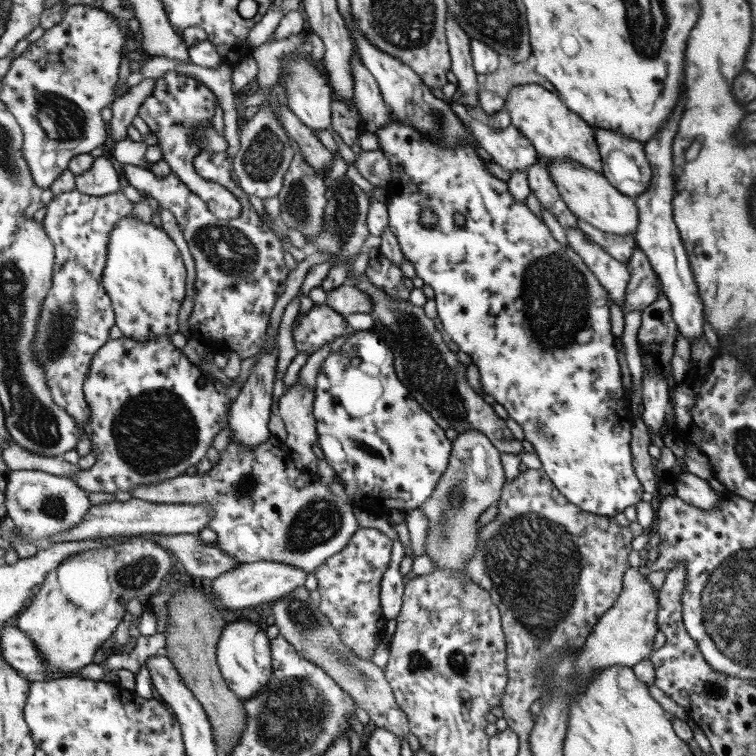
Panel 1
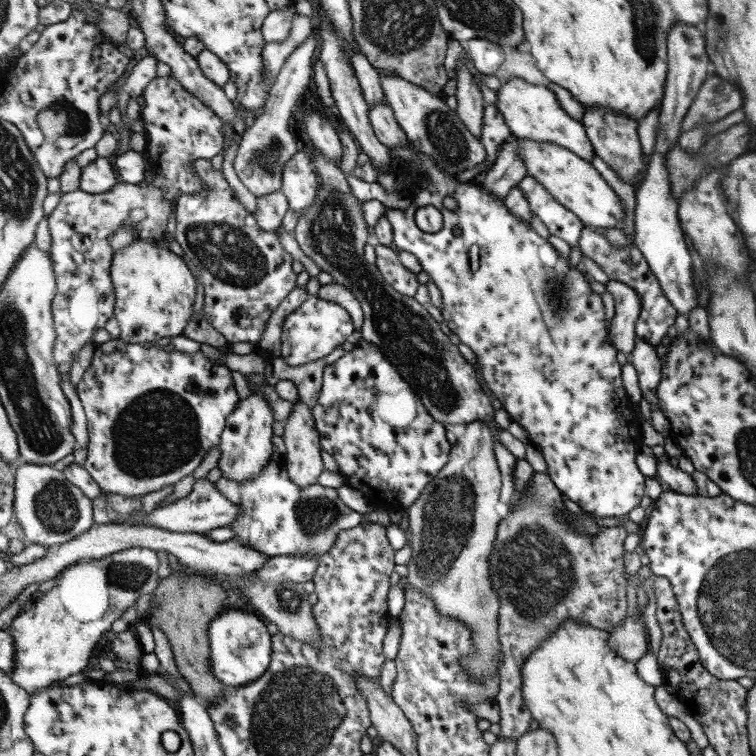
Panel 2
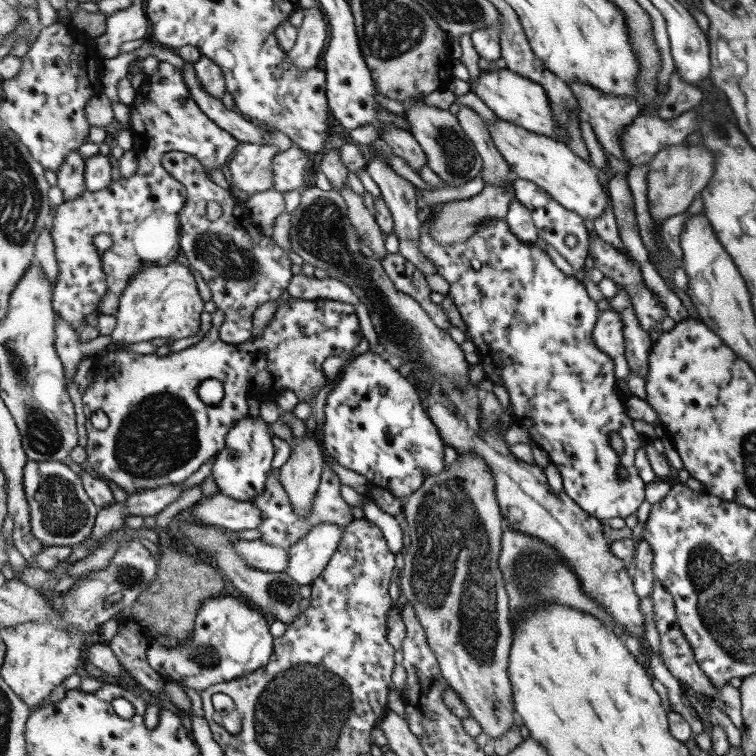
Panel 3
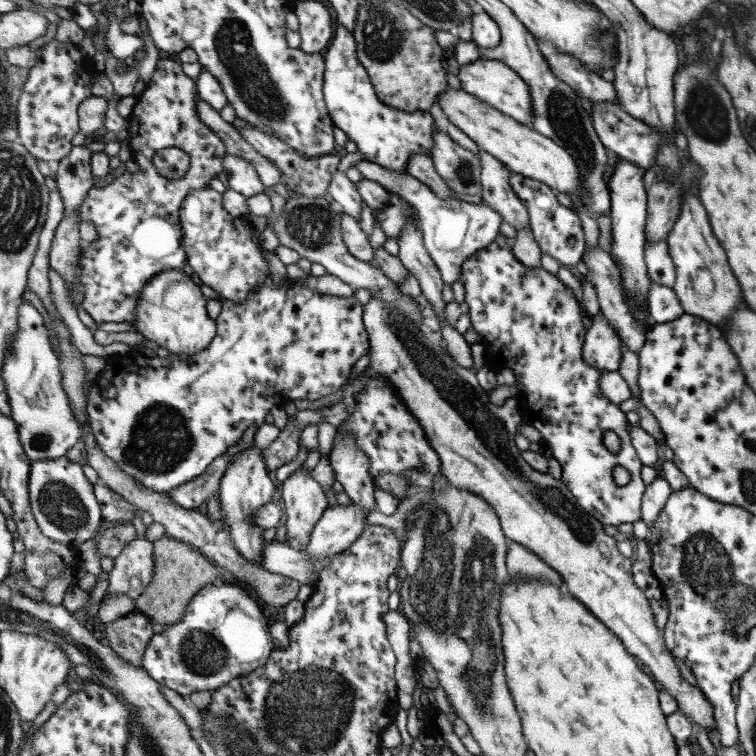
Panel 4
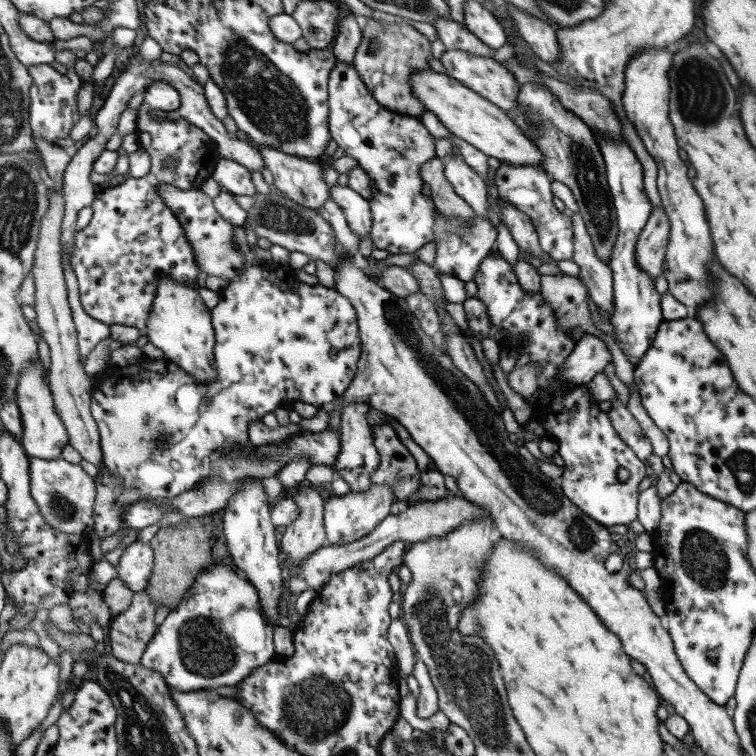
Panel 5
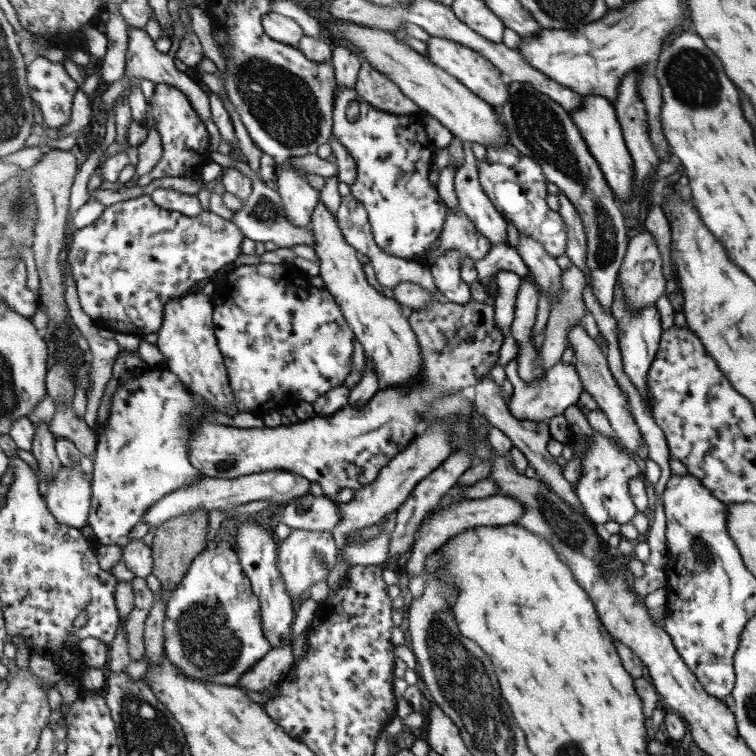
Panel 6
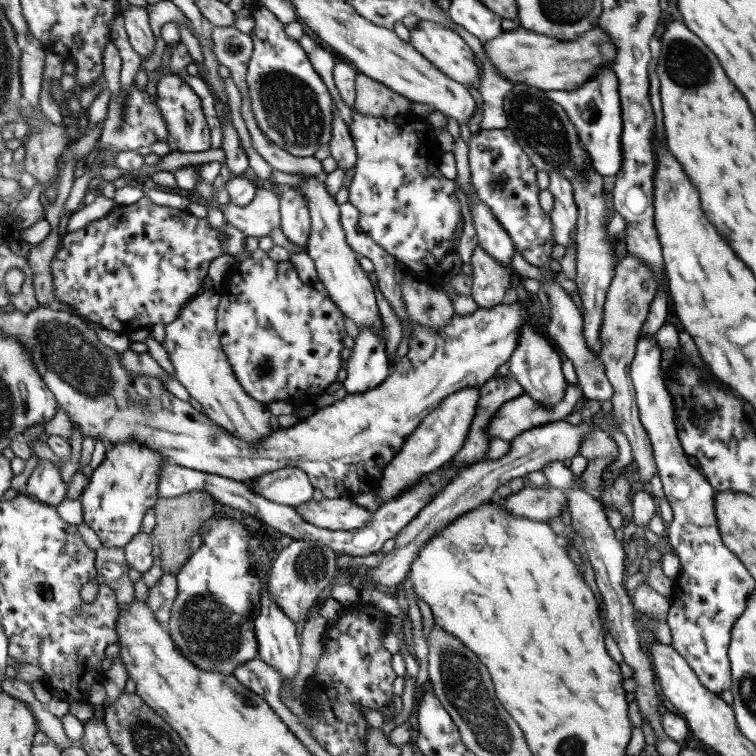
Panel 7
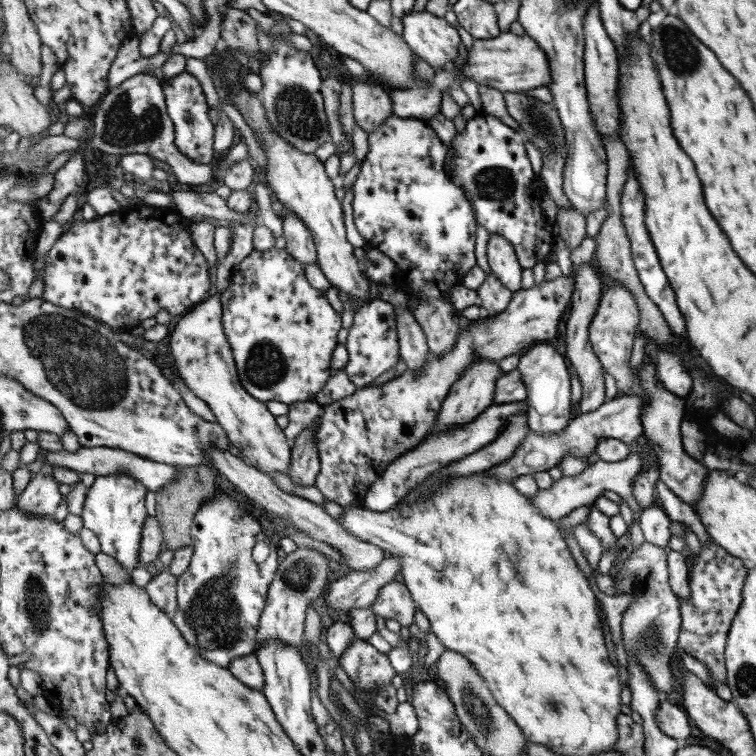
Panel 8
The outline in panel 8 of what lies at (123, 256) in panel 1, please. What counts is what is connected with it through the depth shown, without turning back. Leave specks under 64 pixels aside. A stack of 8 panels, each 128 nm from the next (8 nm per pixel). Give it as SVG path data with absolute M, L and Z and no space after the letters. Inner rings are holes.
M219 293L209 296L185 316L180 316L176 320L176 327L171 331L171 335L171 350L177 361L176 369L179 377L198 398L209 406L217 422L227 431L232 444L237 447L241 455L247 457L250 464L260 471L272 472L270 476L273 476L275 472L289 475L292 470L290 466L292 466L293 443L288 440L283 428L277 424L277 418L267 410L267 404L257 400L241 382L236 356L224 329L224 304L219 300Z

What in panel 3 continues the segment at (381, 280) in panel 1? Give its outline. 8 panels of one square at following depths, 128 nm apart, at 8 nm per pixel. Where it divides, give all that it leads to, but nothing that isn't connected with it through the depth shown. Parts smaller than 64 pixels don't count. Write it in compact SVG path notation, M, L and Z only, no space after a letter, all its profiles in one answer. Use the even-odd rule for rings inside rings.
M400 252L389 253L379 260L378 265L386 268L397 290L420 302L435 324L445 330L452 326L445 314L445 308L431 300L432 291L425 280L425 275L410 260L407 260Z

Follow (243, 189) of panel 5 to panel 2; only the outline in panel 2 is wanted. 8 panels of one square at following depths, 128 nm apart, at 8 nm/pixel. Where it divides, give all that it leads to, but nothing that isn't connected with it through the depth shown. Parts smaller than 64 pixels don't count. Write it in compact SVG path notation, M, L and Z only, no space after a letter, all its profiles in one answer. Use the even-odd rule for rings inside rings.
M314 26L314 31L309 35L309 38L306 38L305 39L305 42L302 42L294 51L292 51L292 53L288 56L288 58L286 59L285 61L285 64L283 65L283 68L280 70L280 73L277 75L277 78L276 78L276 82L275 84L273 84L273 88L271 88L270 90L270 97L269 97L269 100L268 100L268 103L264 106L263 110L261 110L259 113L256 113L256 117L257 119L255 119L254 123L251 125L251 127L245 127L244 130L243 130L243 134L242 134L242 138L240 140L240 143L238 145L238 150L237 150L237 154L236 154L236 157L234 159L234 169L236 170L236 174L238 176L238 178L240 179L240 181L244 184L244 186L253 194L255 195L257 198L261 197L261 196L265 196L267 194L271 194L273 192L276 192L276 191L282 191L282 184L283 184L283 180L282 180L282 177L283 177L283 172L287 166L287 164L289 163L289 160L291 160L291 158L293 158L293 156L296 155L296 152L301 150L302 149L302 141L301 139L297 136L297 134L295 134L295 132L292 130L291 126L289 126L289 123L291 123L291 119L294 115L294 112L299 110L299 104L300 104L300 96L305 92L305 90L307 89L307 86L309 86L309 84L311 84L311 78L313 78L313 66L315 66L315 54L317 54L317 46L319 46L319 37L317 37L317 34L318 32L315 31L315 26Z

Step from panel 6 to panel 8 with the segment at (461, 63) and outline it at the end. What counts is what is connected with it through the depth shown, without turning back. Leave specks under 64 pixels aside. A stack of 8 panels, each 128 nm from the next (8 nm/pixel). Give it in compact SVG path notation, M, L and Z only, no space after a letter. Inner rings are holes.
M427 10L411 11L404 18L403 35L405 42L414 52L435 70L445 68L447 64L453 63L455 58L459 56L461 36L457 32L457 27L453 26L445 17L437 16Z

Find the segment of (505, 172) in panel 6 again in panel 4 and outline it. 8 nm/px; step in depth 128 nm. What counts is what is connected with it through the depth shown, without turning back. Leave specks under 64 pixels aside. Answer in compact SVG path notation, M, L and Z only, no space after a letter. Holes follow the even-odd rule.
M513 173L511 185L513 186L513 191L517 193L517 196L521 198L521 201L526 206L532 222L530 226L543 253L549 254L563 265L575 267L576 264L579 264L583 260L585 252L587 252L585 232L583 232L583 226L581 226L581 218L575 214L572 208L559 204L557 192L539 180L533 180L533 178ZM573 237L576 240L575 244L569 246L569 238Z

